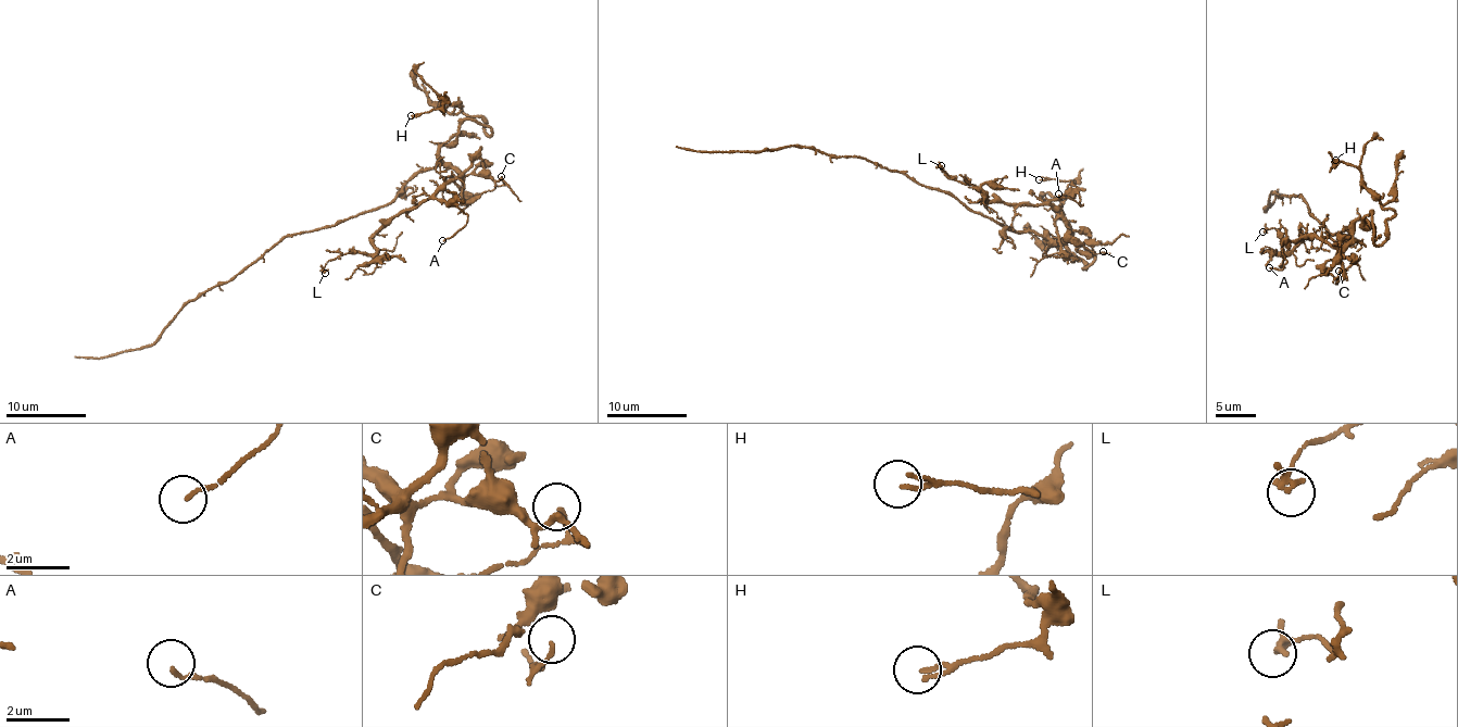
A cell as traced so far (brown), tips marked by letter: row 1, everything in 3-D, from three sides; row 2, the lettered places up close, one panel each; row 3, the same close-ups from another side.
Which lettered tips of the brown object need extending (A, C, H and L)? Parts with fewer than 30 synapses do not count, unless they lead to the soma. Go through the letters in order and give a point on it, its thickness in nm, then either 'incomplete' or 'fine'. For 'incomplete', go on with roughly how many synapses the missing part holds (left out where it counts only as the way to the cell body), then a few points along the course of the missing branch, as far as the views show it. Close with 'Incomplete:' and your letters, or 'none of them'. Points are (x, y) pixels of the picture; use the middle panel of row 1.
A: place (1058, 193); calibre 110 nm; fine
C: place (1103, 251); calibre 70 nm; fine
H: place (1039, 179); calibre 80 nm; fine
L: place (941, 165); calibre 240 nm; fine
Incomplete: none of them

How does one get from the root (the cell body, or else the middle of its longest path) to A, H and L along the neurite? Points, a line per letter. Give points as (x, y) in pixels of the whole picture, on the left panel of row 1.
A: (374, 211), (419, 173), (453, 167), (456, 179), (436, 195), (467, 222), (442, 240)
H: (374, 211), (437, 163), (466, 118), (491, 135), (440, 95), (437, 109), (411, 115)
L: (374, 211), (428, 168), (460, 173), (381, 228), (375, 253), (342, 253), (325, 273)

